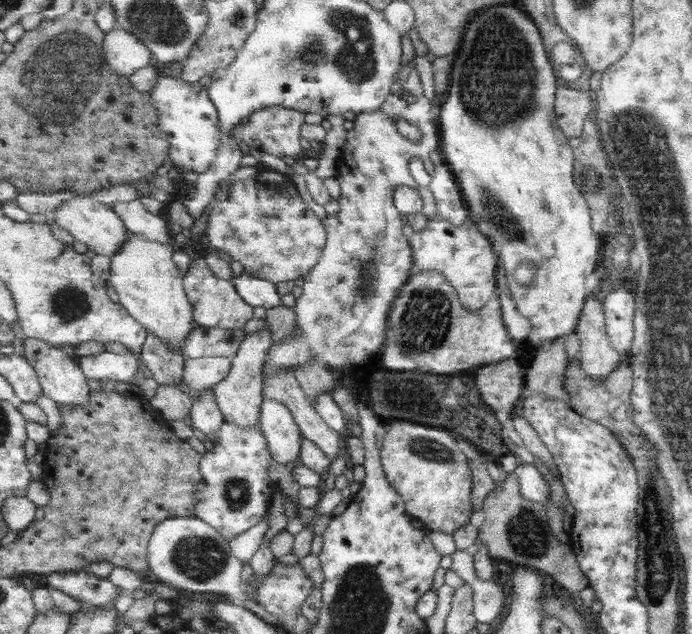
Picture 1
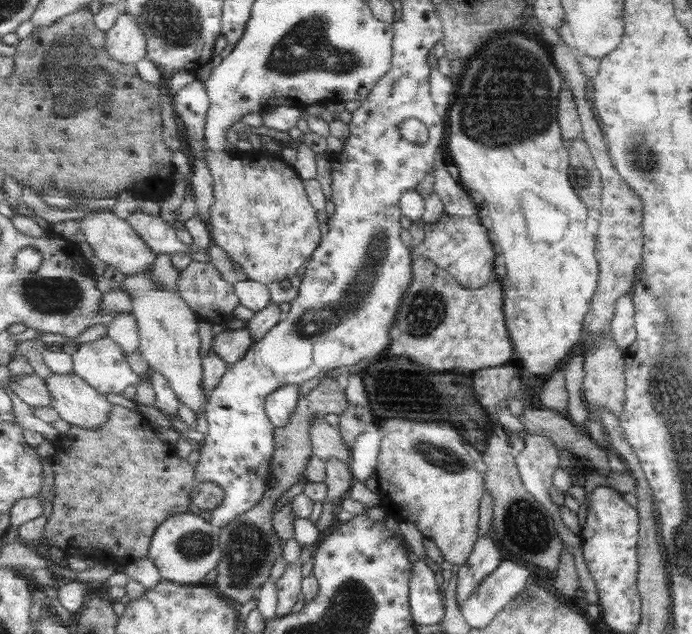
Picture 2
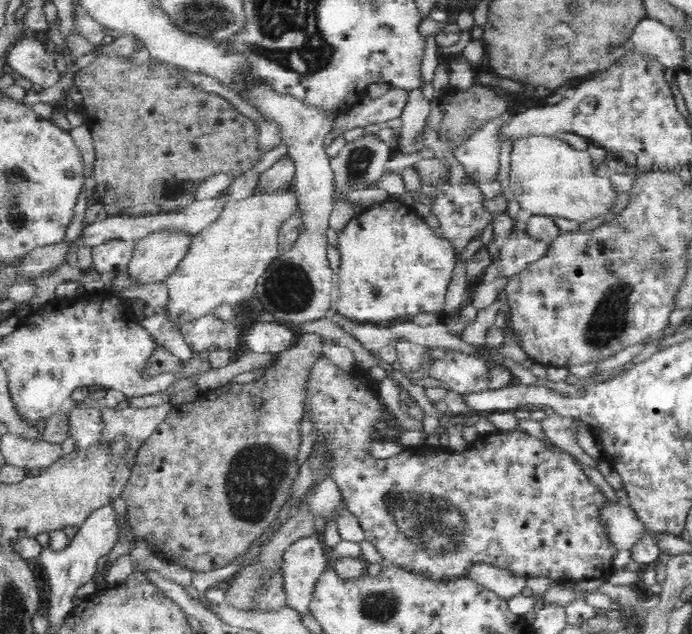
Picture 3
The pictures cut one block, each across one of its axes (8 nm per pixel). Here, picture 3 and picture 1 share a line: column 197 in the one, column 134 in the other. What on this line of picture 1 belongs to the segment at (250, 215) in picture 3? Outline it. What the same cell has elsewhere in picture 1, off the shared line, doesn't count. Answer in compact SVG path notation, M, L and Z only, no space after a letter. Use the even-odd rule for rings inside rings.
M127 230L127 233L130 235L129 241L112 257L108 283L137 322L165 342L175 354L183 355L183 346L191 336L196 320L192 302L184 287L184 273L173 260L177 248L136 236L131 230Z

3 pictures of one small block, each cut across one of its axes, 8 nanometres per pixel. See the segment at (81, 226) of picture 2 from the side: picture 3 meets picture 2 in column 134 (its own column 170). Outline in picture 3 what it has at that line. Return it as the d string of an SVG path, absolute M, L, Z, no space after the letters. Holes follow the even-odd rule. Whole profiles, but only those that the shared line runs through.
M178 229L150 231L139 239L127 266L136 284L155 284L166 280L188 254L193 234Z

